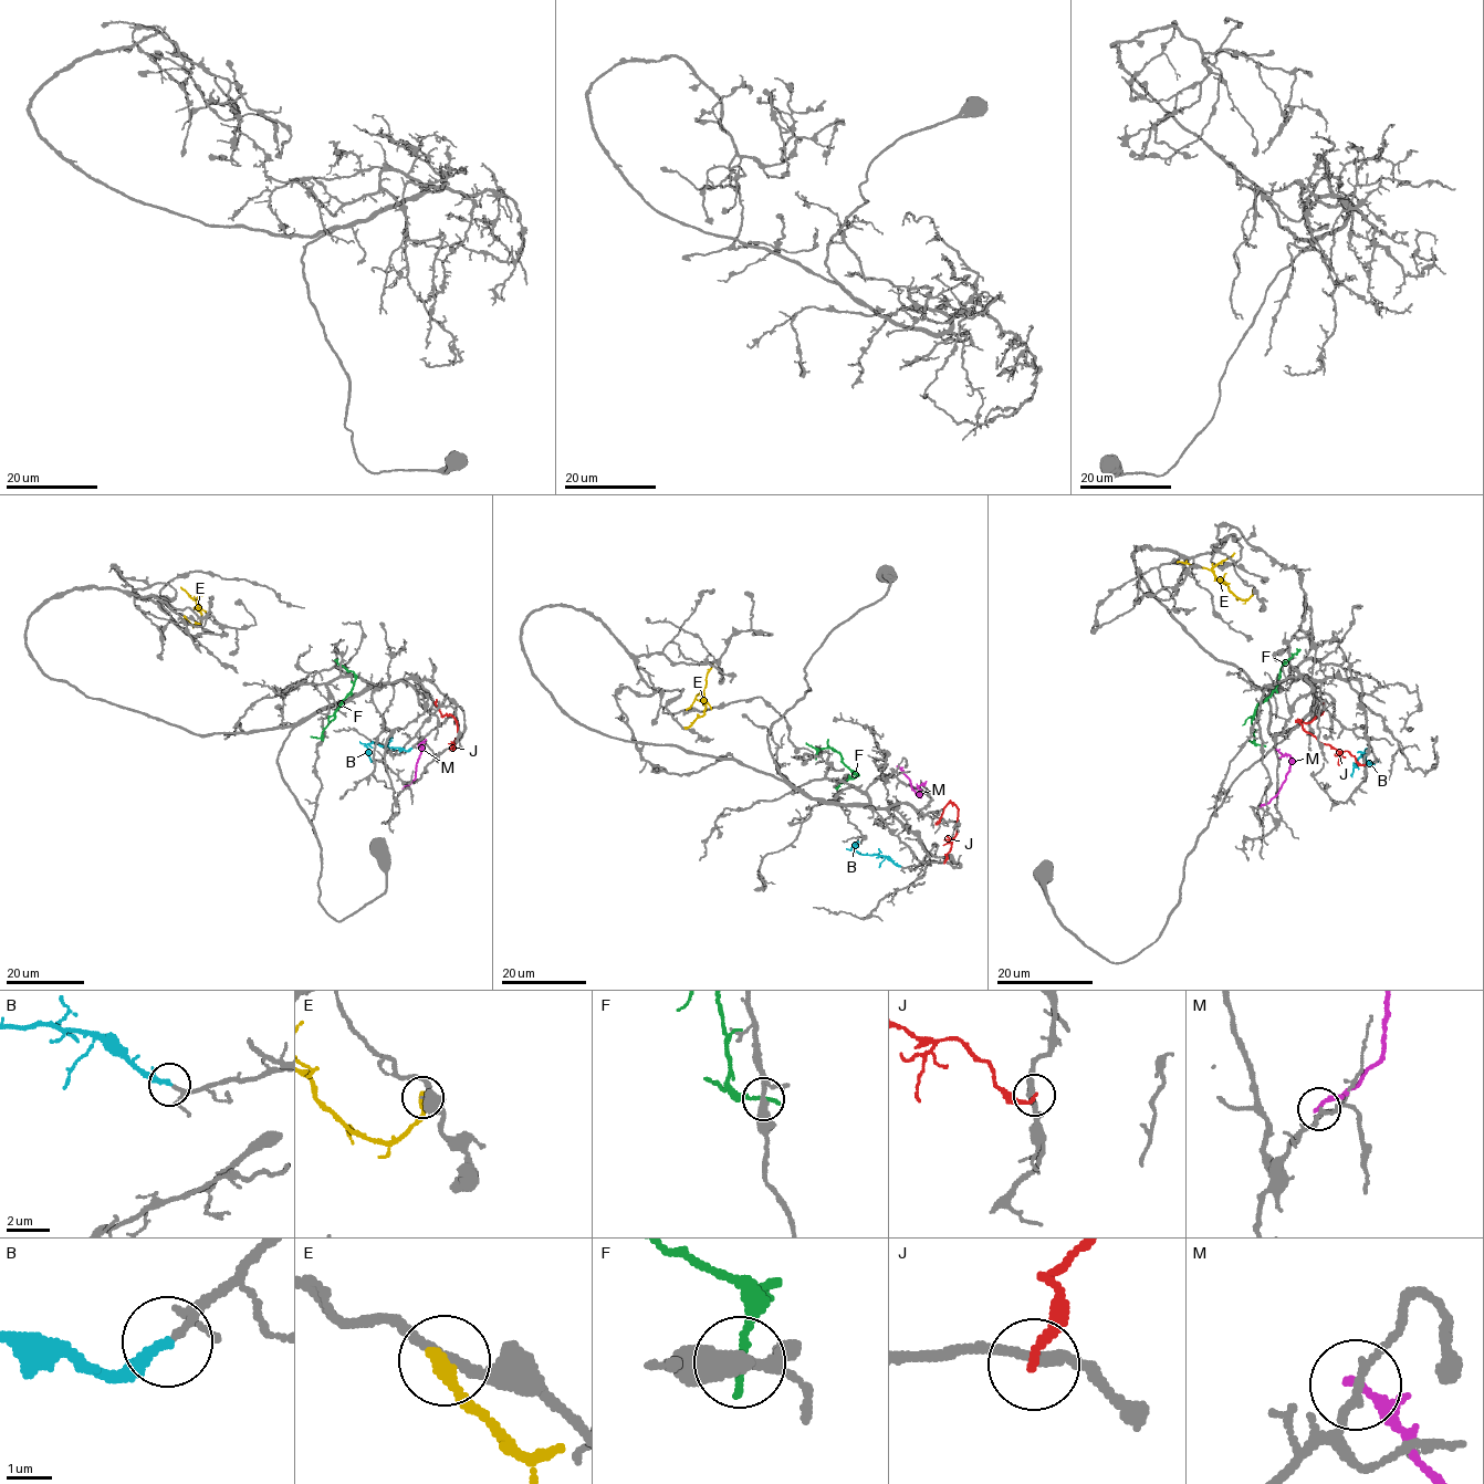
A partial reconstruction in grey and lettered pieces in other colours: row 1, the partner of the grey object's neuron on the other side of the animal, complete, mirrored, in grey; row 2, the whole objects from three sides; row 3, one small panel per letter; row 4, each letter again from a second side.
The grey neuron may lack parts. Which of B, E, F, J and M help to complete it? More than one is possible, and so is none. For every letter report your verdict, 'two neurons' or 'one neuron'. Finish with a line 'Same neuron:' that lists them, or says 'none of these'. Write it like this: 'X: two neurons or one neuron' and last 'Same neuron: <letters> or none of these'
B: one neuron
E: two neurons
F: two neurons
J: two neurons
M: two neurons
Same neuron: B

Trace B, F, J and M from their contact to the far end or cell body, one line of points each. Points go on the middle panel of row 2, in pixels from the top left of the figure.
B: (900, 866), (884, 856), (859, 854), (854, 848), (857, 842)
F: (816, 756), (821, 749), (831, 746), (857, 774), (836, 788)
J: (944, 863), (957, 833), (958, 810), (953, 804), (949, 803), (938, 823)
M: (897, 766), (917, 794), (918, 786), (927, 781)

